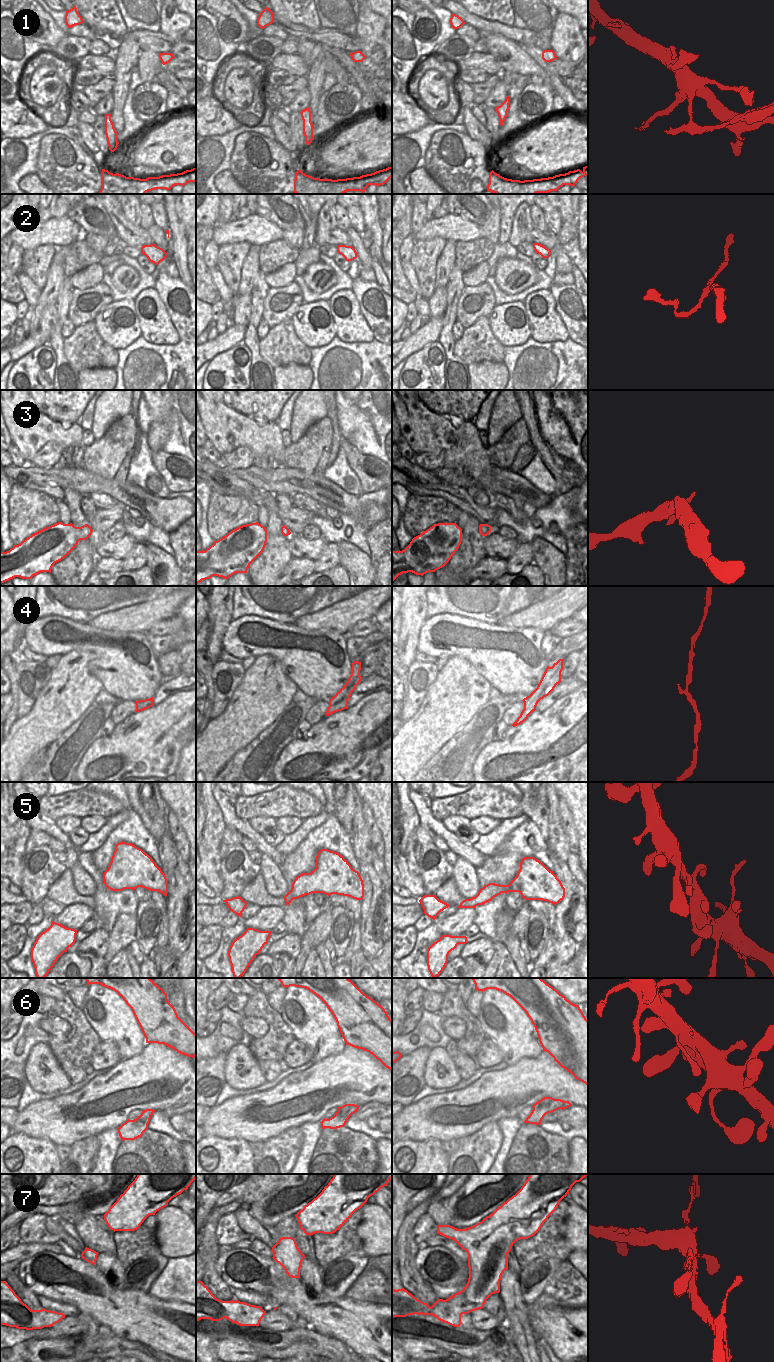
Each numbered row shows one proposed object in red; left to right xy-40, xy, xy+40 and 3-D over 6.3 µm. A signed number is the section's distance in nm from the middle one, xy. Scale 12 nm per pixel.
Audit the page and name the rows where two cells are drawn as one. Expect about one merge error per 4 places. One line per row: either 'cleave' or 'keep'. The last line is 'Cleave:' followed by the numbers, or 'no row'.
1: cleave
2: keep
3: keep
4: keep
5: keep
6: keep
7: keep
Cleave: 1

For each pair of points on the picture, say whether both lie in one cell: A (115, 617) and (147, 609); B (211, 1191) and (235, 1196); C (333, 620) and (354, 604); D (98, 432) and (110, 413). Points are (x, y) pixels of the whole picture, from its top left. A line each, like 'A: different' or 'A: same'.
A: same
B: different
C: same
D: same

